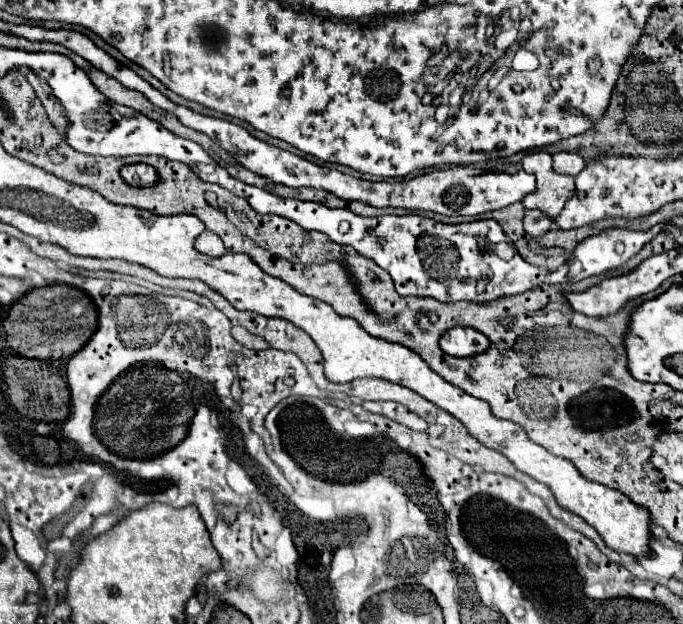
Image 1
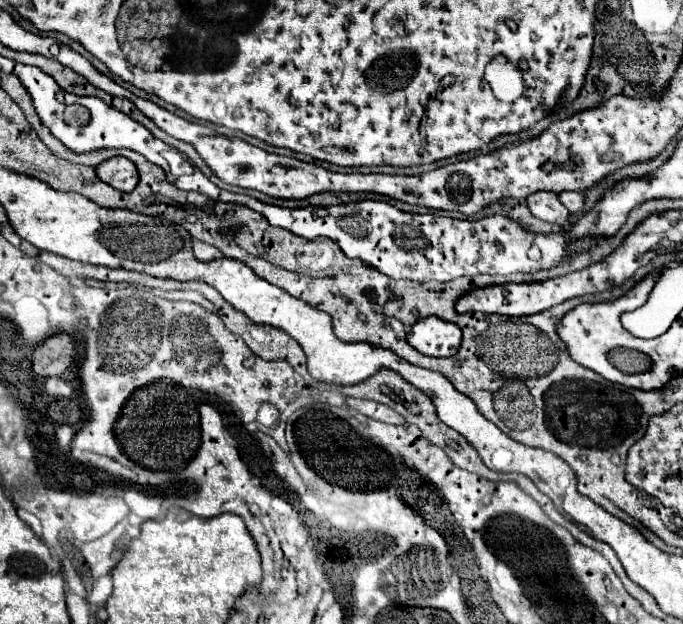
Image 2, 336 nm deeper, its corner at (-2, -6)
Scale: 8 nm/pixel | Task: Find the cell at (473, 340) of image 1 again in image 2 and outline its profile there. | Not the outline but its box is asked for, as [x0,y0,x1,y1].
[406,316,462,356]

